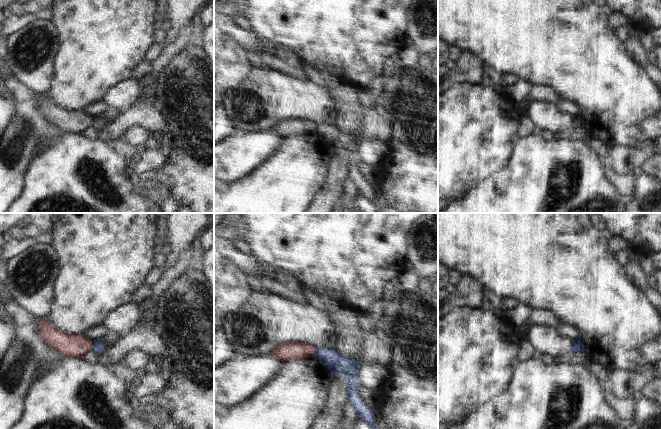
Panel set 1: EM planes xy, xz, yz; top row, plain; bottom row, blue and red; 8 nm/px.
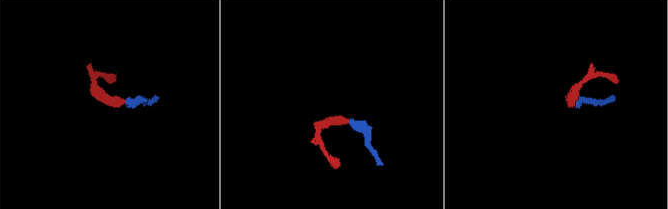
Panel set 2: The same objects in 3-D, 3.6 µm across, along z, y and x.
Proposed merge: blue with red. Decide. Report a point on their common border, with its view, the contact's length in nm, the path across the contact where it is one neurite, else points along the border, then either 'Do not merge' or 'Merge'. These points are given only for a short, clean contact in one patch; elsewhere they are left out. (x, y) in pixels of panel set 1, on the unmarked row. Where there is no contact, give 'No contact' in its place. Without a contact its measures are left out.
Touches blue at xz (316, 128). Shared border 80 nm. Boundary: xz (317, 123), (315, 132). Do not merge.

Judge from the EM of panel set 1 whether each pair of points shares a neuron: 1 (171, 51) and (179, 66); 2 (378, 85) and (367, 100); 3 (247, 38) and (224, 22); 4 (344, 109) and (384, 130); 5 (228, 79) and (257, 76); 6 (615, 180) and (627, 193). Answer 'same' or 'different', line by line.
1: different
2: same
3: same
4: same
5: different
6: same

